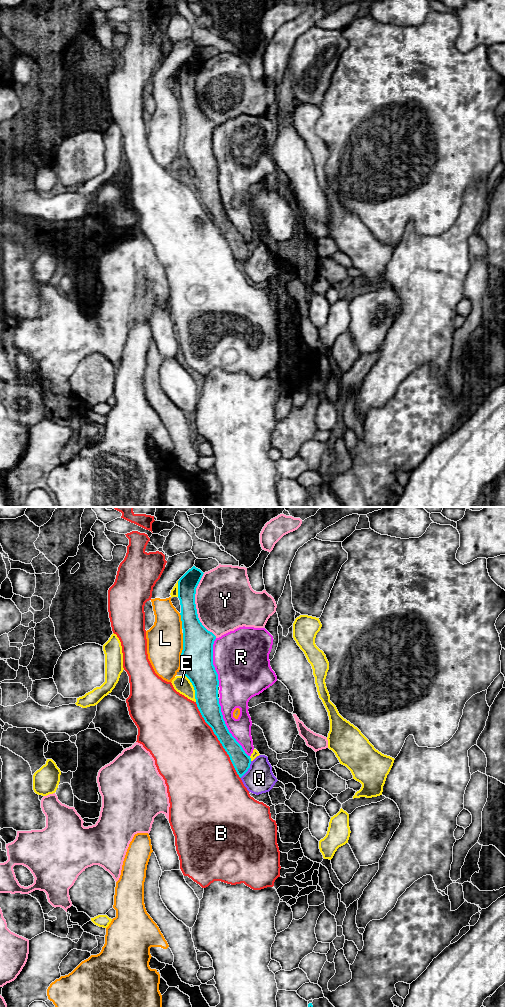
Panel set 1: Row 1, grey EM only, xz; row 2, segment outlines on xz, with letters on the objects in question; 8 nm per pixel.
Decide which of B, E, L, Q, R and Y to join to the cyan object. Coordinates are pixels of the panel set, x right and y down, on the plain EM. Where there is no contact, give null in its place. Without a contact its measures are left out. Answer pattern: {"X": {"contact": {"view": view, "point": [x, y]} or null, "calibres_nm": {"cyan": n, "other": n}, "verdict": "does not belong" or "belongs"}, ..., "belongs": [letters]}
{"B": {"contact": {"view": "xz", "point": [218, 227]}, "calibres_nm": {"cyan": 170, "other": 500}, "verdict": "does not belong"}, "E": {"contact": {"view": "xz", "point": [194, 176]}, "calibres_nm": {"cyan": 260, "other": 140}, "verdict": "does not belong"}, "L": {"contact": {"view": "xz", "point": [183, 137]}, "calibres_nm": {"cyan": 260, "other": 280}, "verdict": "does not belong"}, "Q": {"contact": {"view": "xz", "point": [248, 256]}, "calibres_nm": {"cyan": 150, "other": 240}, "verdict": "does not belong"}, "R": {"contact": {"view": "xz", "point": [226, 215]}, "calibres_nm": {"cyan": 180, "other": 190}, "verdict": "does not belong"}, "Y": {"contact": {"view": "xz", "point": [195, 94]}, "calibres_nm": {"cyan": 220, "other": 480}, "verdict": "does not belong"}, "belongs": []}

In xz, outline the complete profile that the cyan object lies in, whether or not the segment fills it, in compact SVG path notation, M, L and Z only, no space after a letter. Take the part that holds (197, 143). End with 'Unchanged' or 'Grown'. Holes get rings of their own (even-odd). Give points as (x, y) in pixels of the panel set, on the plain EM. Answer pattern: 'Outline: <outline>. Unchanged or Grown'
Outline: M193 54L178 69L183 117L181 154L194 175L196 192L202 205L212 216L241 266L250 256L251 246L229 220L221 200L218 162L213 153L216 124L200 110L195 92L196 76L203 62Z. Unchanged

